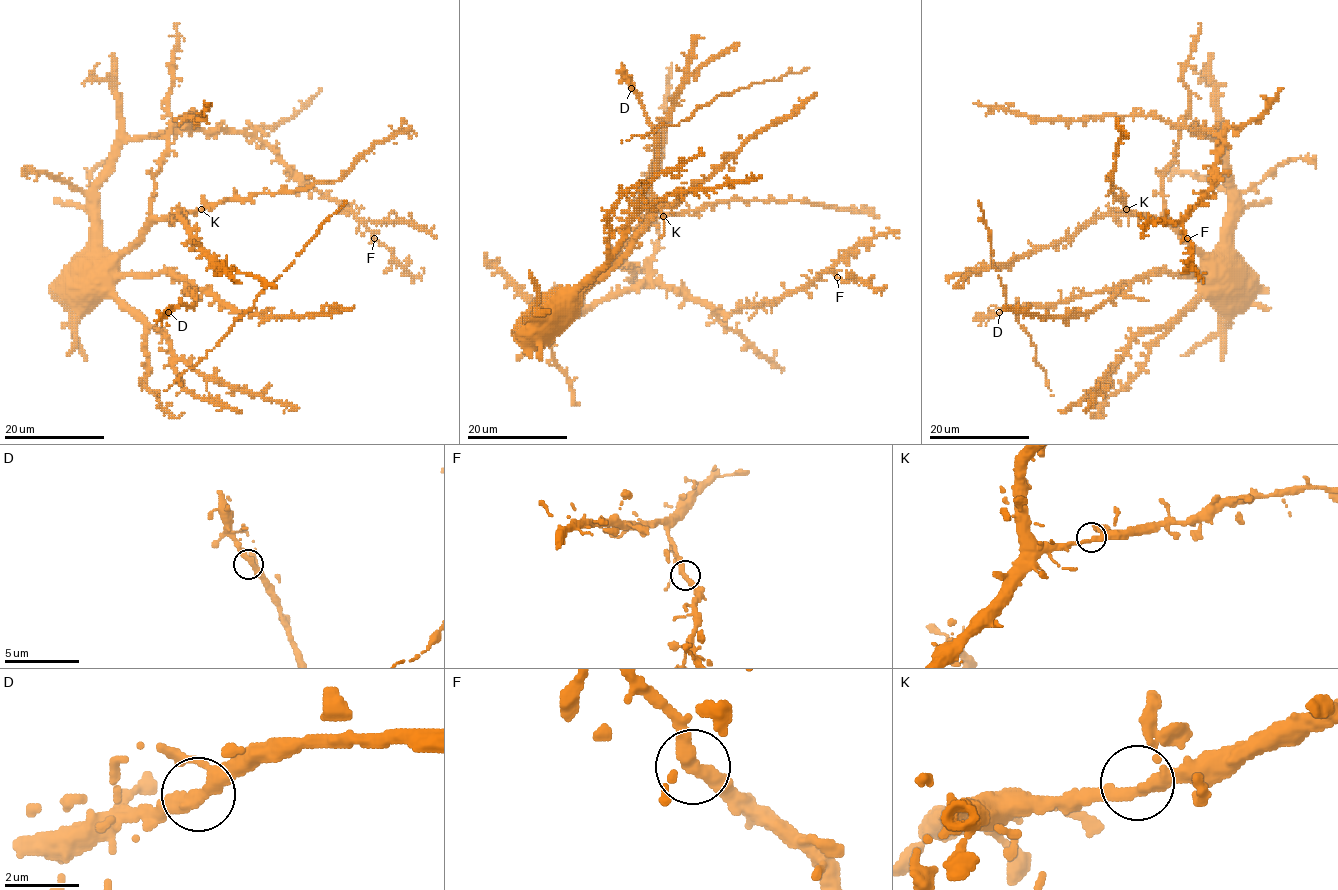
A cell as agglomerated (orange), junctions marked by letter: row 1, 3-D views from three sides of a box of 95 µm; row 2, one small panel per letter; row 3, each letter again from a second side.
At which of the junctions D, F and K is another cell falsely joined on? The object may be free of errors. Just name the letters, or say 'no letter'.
no letter

